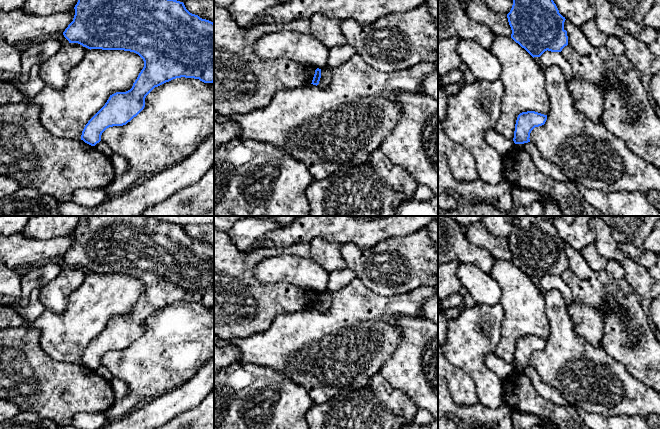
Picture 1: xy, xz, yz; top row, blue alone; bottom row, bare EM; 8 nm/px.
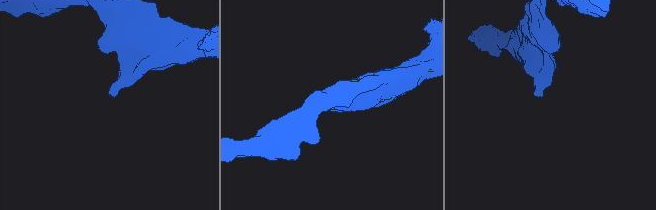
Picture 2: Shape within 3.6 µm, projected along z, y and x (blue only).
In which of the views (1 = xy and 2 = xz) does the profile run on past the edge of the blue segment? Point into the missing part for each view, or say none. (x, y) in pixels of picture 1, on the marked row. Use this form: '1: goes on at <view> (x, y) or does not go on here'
1: does not go on here
2: does not go on here

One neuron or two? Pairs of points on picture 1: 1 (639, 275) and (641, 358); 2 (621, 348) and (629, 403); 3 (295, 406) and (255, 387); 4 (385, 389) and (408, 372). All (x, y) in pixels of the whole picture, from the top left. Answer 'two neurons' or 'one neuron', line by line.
1: two neurons
2: two neurons
3: one neuron
4: two neurons

